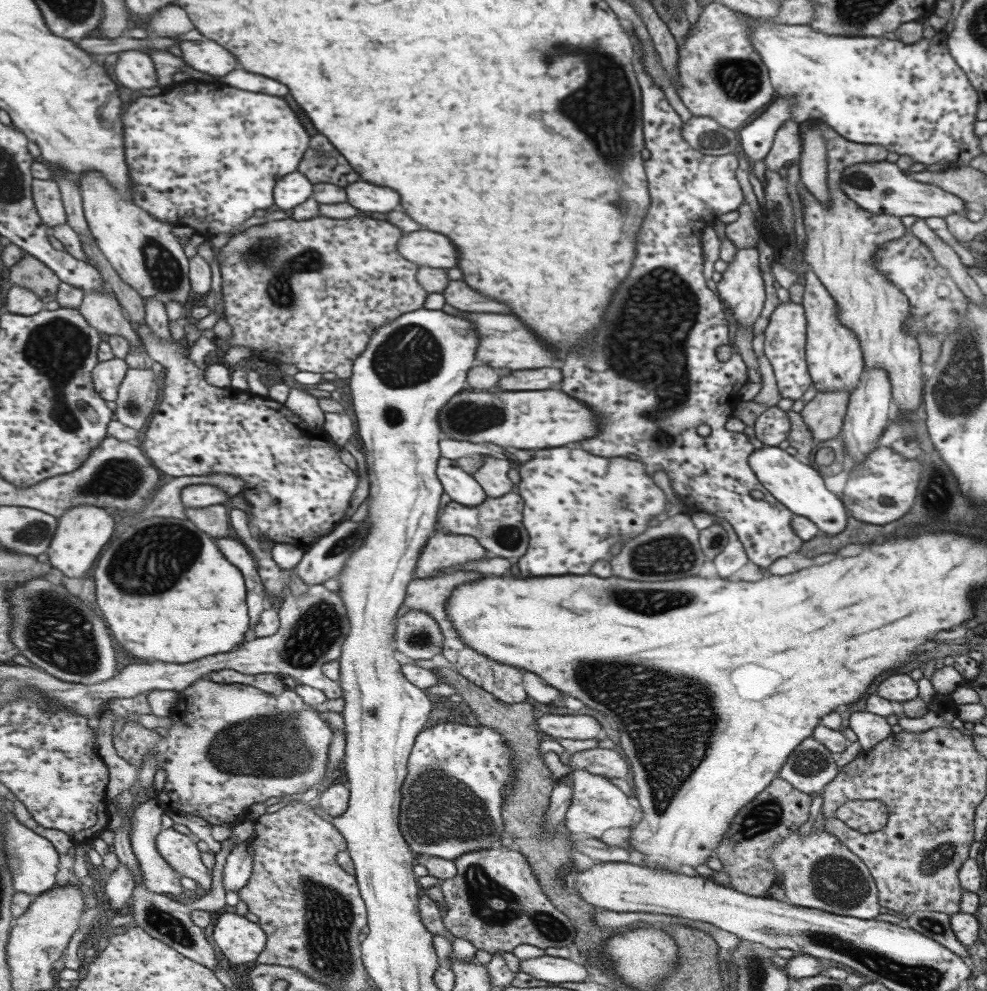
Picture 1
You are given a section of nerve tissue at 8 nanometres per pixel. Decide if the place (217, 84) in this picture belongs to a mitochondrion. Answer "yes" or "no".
no

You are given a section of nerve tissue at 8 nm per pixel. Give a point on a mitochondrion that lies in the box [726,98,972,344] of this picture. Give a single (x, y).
(861, 181)

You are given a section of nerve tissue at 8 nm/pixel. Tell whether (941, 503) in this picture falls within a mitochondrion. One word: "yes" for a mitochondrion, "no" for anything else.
no

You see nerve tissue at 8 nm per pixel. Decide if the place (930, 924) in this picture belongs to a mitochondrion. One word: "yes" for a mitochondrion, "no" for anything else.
yes

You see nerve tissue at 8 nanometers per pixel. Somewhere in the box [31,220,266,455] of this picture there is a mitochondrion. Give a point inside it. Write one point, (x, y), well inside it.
(163, 269)

